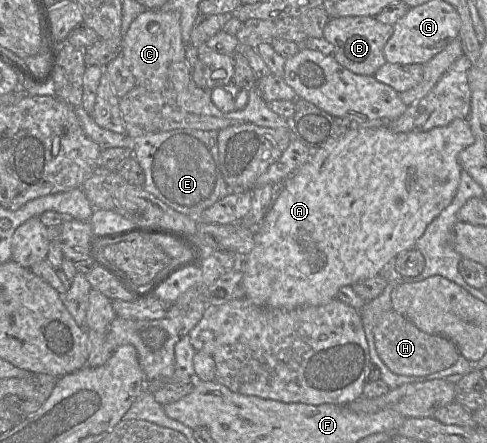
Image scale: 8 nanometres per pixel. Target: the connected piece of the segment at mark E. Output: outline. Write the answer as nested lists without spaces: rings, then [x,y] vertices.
[[[82,106],[74,108],[86,135],[99,145],[108,148],[129,148],[145,173],[143,189],[173,210],[192,219],[218,200],[232,194],[218,168],[218,131],[175,129],[155,132],[138,139],[100,127]]]

